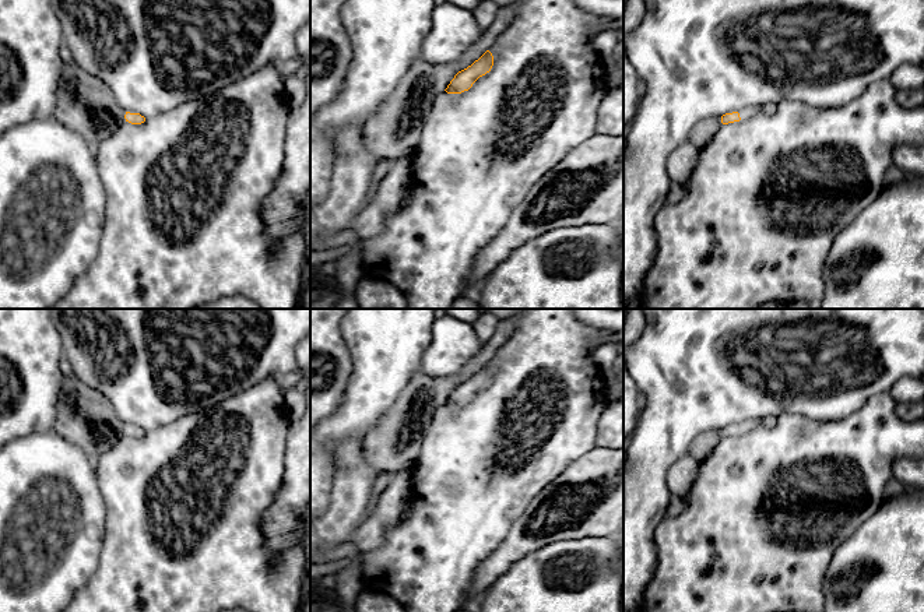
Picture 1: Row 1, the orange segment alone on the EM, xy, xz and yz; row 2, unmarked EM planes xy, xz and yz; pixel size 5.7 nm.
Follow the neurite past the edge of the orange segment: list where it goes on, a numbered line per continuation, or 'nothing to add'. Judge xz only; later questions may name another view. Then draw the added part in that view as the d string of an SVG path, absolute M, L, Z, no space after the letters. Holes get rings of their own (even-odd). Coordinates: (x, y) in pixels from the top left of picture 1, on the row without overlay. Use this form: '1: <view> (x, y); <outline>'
nothing to add

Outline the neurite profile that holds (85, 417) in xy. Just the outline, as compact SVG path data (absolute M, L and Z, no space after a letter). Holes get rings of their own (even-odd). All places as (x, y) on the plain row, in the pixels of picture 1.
M66 372L53 432L96 460L126 435L124 428L103 394Z

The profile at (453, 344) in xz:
M445 314L433 321L432 341L424 351L421 372L435 379L457 377L482 348L472 324Z

